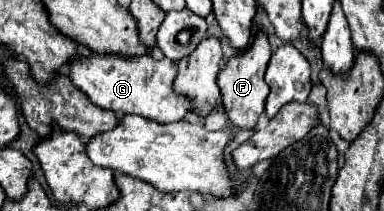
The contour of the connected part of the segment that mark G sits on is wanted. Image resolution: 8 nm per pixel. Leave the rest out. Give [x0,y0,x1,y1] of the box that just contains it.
[68,51,192,123]

